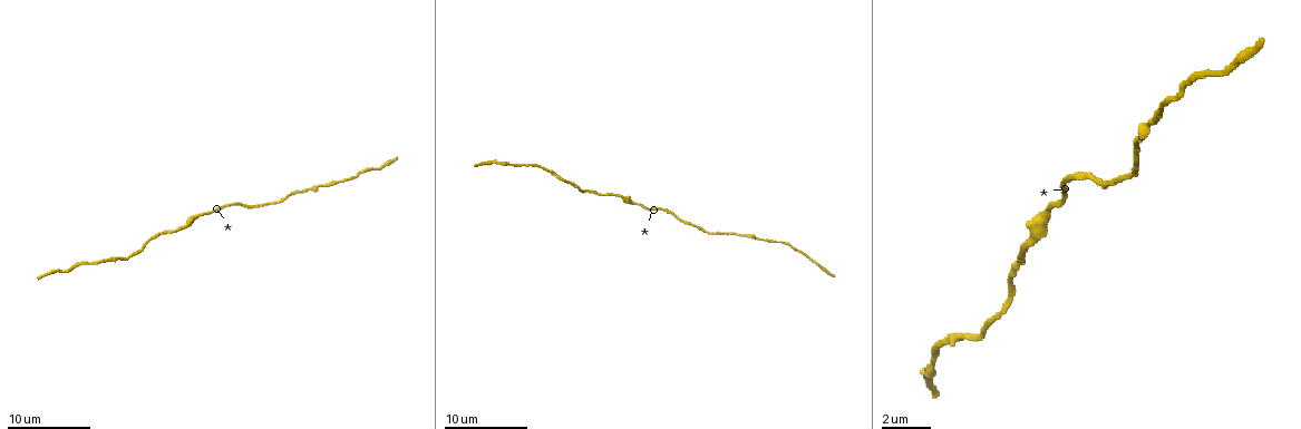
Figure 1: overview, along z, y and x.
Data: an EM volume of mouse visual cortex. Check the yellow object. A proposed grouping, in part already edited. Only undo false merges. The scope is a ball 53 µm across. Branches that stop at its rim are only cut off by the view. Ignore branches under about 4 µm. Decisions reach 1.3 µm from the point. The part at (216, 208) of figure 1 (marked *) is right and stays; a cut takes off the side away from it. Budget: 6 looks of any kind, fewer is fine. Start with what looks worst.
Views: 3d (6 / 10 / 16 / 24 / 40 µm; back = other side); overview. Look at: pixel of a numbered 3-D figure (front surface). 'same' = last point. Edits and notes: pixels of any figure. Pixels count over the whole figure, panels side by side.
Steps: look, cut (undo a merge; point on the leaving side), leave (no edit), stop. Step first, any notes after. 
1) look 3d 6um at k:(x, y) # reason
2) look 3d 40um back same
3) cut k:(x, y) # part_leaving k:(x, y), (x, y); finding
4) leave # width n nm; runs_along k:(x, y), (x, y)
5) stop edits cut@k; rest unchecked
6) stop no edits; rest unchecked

look 3d 10um at 1:(181, 228) # sudden change in width

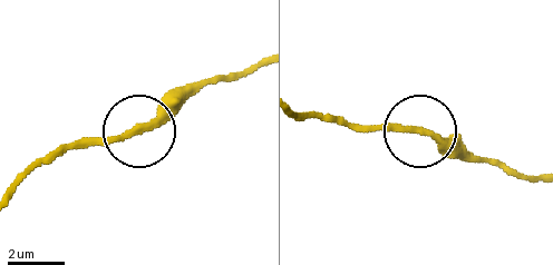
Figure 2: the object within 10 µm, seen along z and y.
leave # runs_along 2:(259, 62), (182, 91), (138, 129), (69, 144); all the same neuron

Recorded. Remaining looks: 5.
look 3d 16um at 1:(341, 181) # a narrow waist

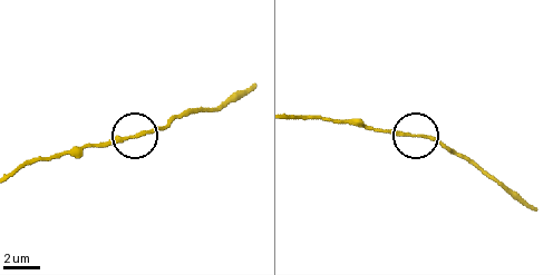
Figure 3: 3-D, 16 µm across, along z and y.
look 3d 16um back at 3:(420, 137)

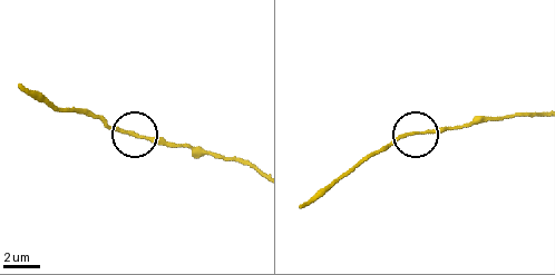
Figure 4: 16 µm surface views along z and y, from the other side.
leave # runs_along 4:(534, 111), (480, 116), (445, 129), (405, 134), (379, 150); all the same neuron

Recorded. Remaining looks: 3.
look 3d 10um at 1:(307, 191) # thick turns thin

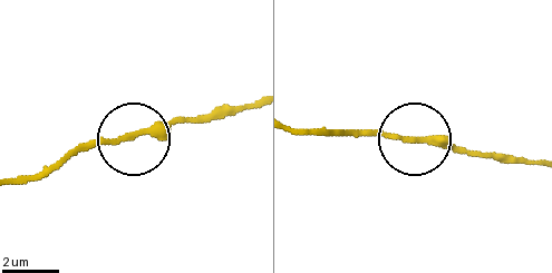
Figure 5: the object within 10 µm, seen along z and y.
leave # runs_along 5:(293, 128), (366, 128), (478, 149); continuous, no second neuron

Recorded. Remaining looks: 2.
stop no edits; rest unchecked

